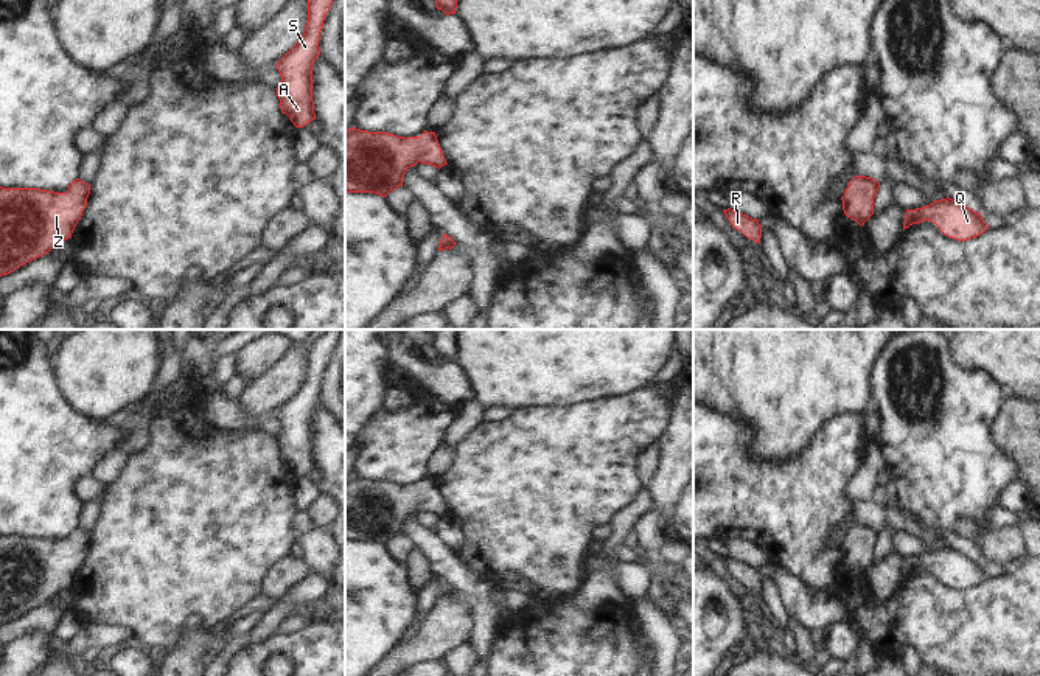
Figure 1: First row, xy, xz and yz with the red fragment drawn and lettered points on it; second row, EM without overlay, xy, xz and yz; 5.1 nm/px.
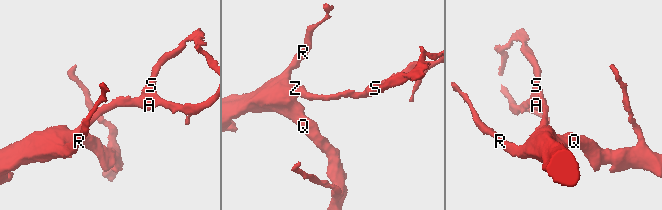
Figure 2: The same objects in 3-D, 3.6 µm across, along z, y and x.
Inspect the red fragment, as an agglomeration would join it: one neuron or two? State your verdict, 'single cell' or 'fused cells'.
single cell

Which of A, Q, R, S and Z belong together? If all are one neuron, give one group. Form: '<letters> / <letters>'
A Q R S Z

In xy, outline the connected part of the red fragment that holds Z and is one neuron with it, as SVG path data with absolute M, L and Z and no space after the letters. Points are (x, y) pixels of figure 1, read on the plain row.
M79 527L72 530L65 541L0 535L0 625L48 601L58 591L72 586L89 542L90 533Z

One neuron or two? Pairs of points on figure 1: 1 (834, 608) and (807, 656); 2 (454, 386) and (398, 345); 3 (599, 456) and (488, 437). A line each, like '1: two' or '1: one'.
1: two
2: one
3: one

